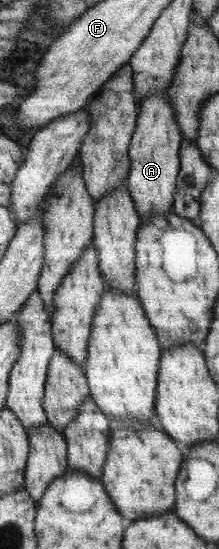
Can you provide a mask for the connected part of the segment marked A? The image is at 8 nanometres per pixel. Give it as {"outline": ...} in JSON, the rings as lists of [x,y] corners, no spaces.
{"outline":[[[151,94],[140,101],[129,145],[130,170],[126,179],[126,191],[139,219],[148,221],[152,214],[168,215],[172,211],[179,171],[179,150],[182,137],[175,122],[174,113],[166,100],[166,94]]]}

